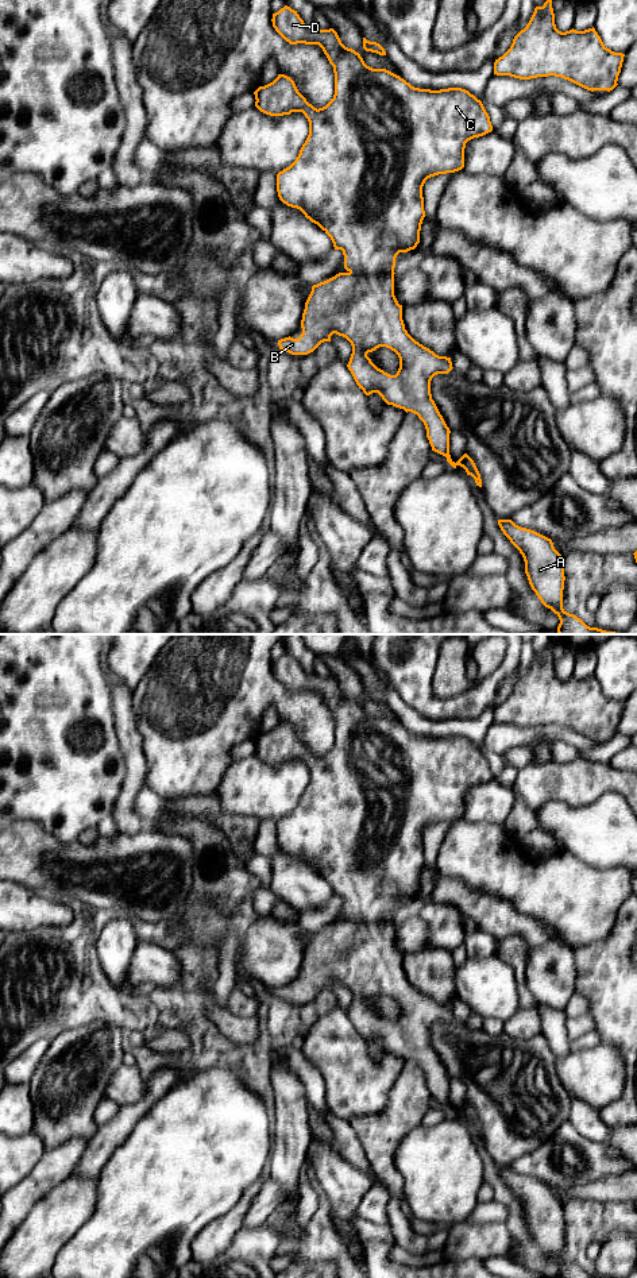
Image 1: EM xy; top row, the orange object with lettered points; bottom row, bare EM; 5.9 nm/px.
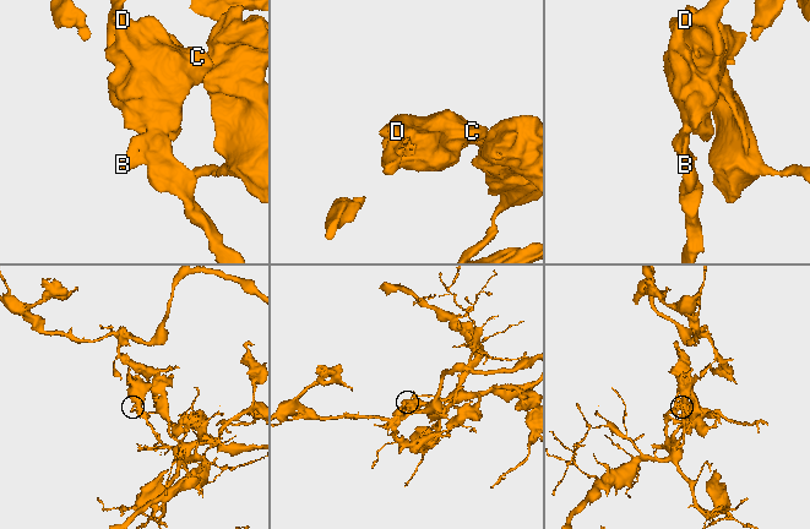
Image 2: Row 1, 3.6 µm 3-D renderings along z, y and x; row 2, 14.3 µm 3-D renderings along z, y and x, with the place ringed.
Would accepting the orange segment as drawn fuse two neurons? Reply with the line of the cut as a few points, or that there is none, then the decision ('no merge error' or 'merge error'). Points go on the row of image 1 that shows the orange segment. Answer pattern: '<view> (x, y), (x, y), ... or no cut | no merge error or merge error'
no cut | no merge error

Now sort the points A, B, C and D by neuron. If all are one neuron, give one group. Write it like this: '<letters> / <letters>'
A B C D

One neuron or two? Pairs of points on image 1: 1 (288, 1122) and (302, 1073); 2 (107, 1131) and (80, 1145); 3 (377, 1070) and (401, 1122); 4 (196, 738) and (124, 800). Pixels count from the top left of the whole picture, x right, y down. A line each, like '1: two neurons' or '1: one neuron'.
1: two neurons
2: two neurons
3: two neurons
4: two neurons

